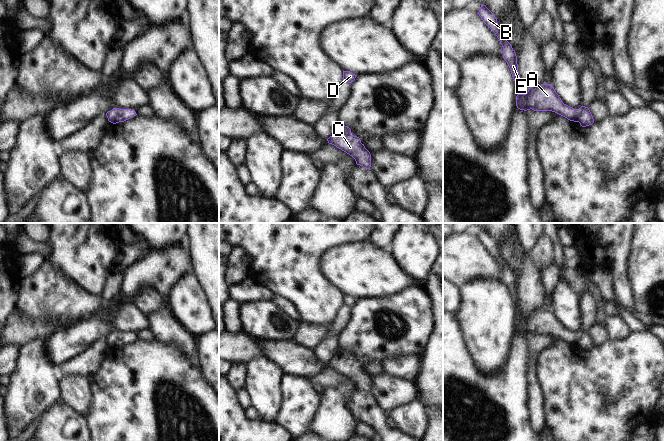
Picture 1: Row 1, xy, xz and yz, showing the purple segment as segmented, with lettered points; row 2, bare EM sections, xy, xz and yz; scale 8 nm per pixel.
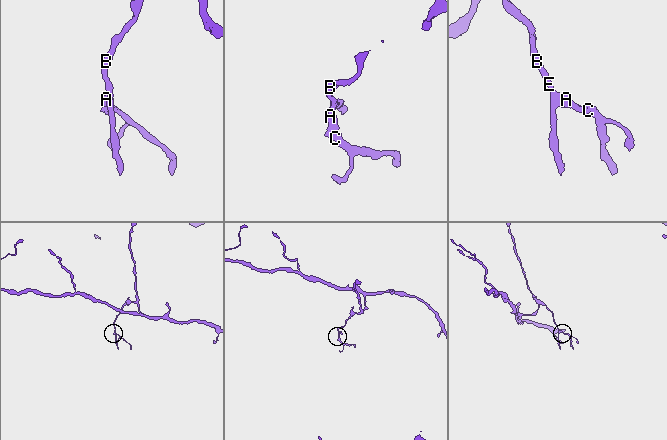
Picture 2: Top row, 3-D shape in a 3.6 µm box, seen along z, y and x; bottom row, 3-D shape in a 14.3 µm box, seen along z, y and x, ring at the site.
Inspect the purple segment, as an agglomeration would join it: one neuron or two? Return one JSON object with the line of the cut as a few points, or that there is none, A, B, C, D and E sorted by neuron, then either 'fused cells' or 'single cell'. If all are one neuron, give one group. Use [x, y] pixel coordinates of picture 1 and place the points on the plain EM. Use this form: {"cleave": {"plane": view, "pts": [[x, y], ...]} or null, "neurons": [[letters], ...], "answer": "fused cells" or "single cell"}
{"cleave": null, "neurons": [["A", "B", "C", "D", "E"]], "answer": "single cell"}

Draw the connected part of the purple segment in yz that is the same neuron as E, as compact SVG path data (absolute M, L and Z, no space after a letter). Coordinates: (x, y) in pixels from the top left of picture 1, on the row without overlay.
M481 228L478 236L484 247L495 257L503 271L503 282L507 286L514 305L520 304L520 298L518 295L517 280L513 274L511 268L507 265L506 261L502 258L501 253L498 249L497 242L495 239L483 228Z

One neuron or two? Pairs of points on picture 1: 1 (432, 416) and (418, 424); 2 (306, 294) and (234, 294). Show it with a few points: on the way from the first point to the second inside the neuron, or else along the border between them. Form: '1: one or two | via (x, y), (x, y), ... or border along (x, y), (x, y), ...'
1: two | border along (418, 397), (424, 411), (425, 430)
2: two | border along (253, 280), (274, 293)

